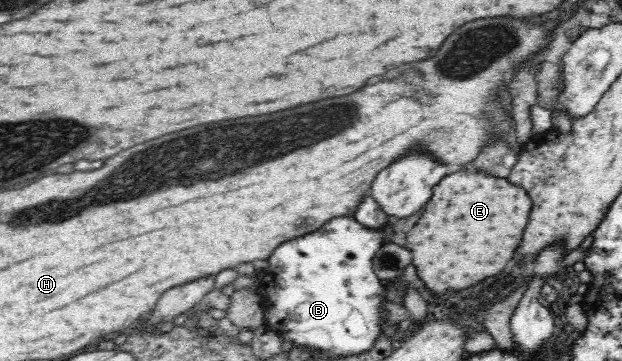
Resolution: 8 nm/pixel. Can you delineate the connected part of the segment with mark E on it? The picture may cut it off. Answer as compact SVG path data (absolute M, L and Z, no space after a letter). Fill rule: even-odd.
M460 170L446 176L434 188L432 200L406 238L408 248L414 252L418 276L434 292L468 288L488 276L496 276L498 272L494 270L504 270L514 258L530 210L532 202L526 190L510 180L482 170Z

